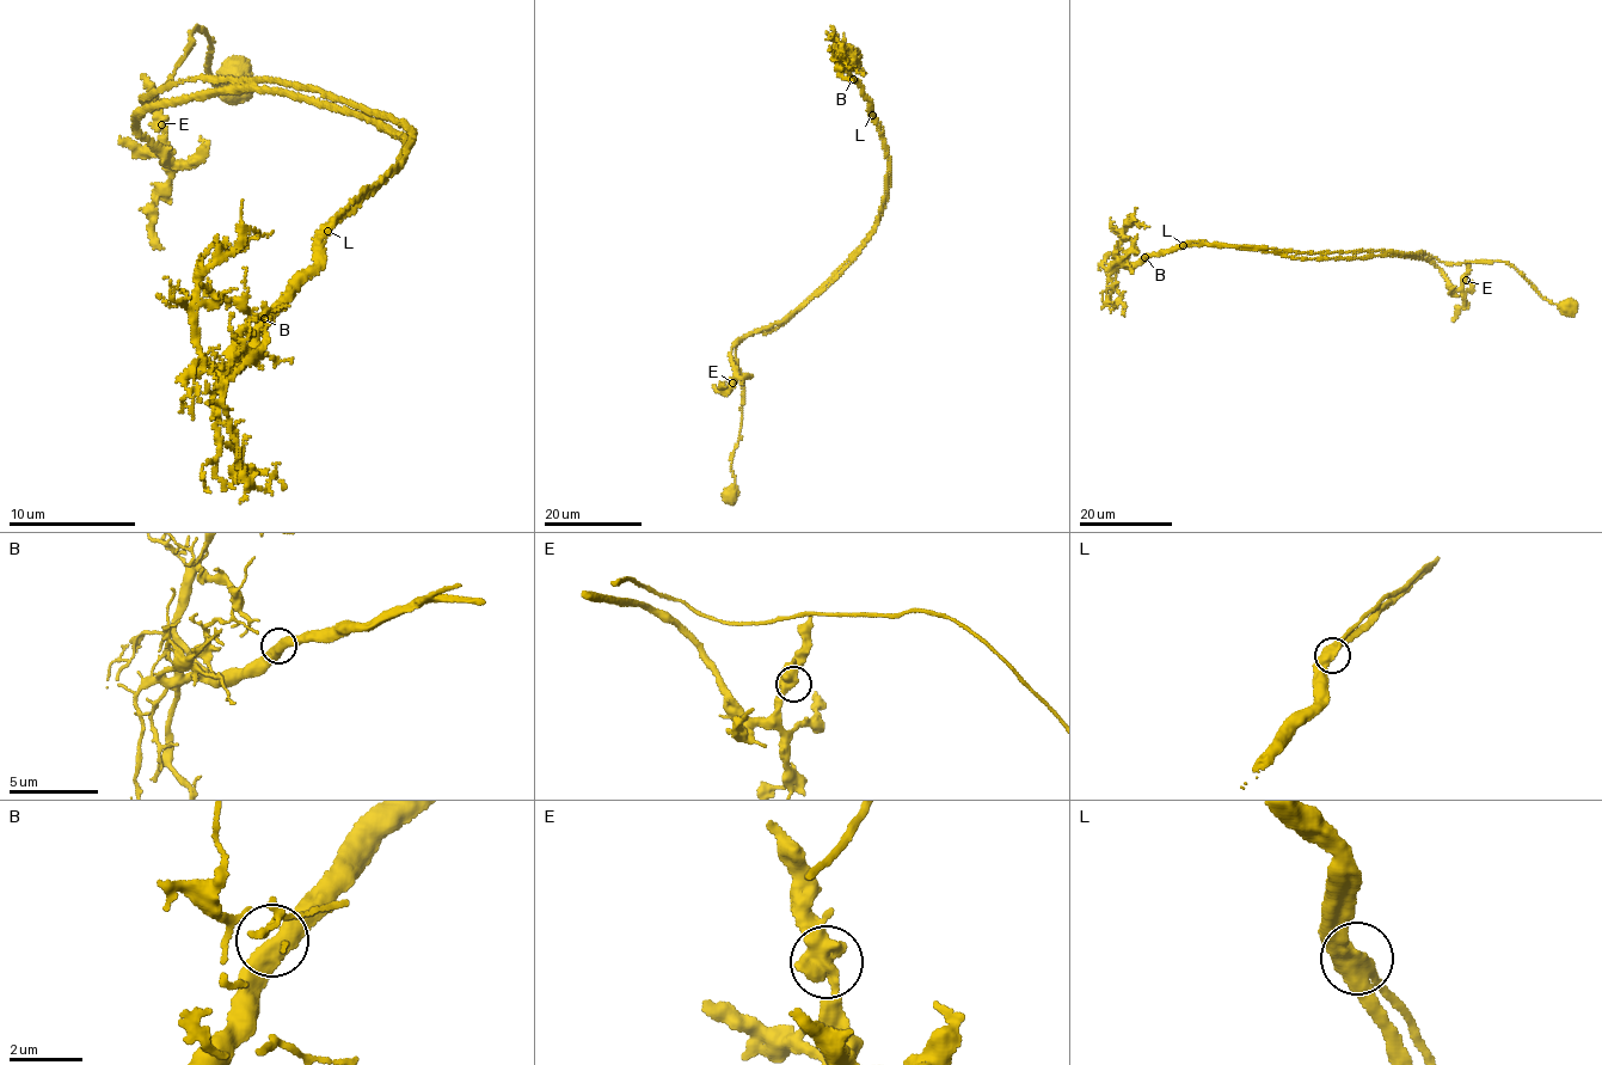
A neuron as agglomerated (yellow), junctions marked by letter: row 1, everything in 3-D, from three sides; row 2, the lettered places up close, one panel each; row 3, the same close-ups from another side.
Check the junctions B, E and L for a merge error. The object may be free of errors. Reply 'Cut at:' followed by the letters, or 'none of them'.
Cut at: none of them

